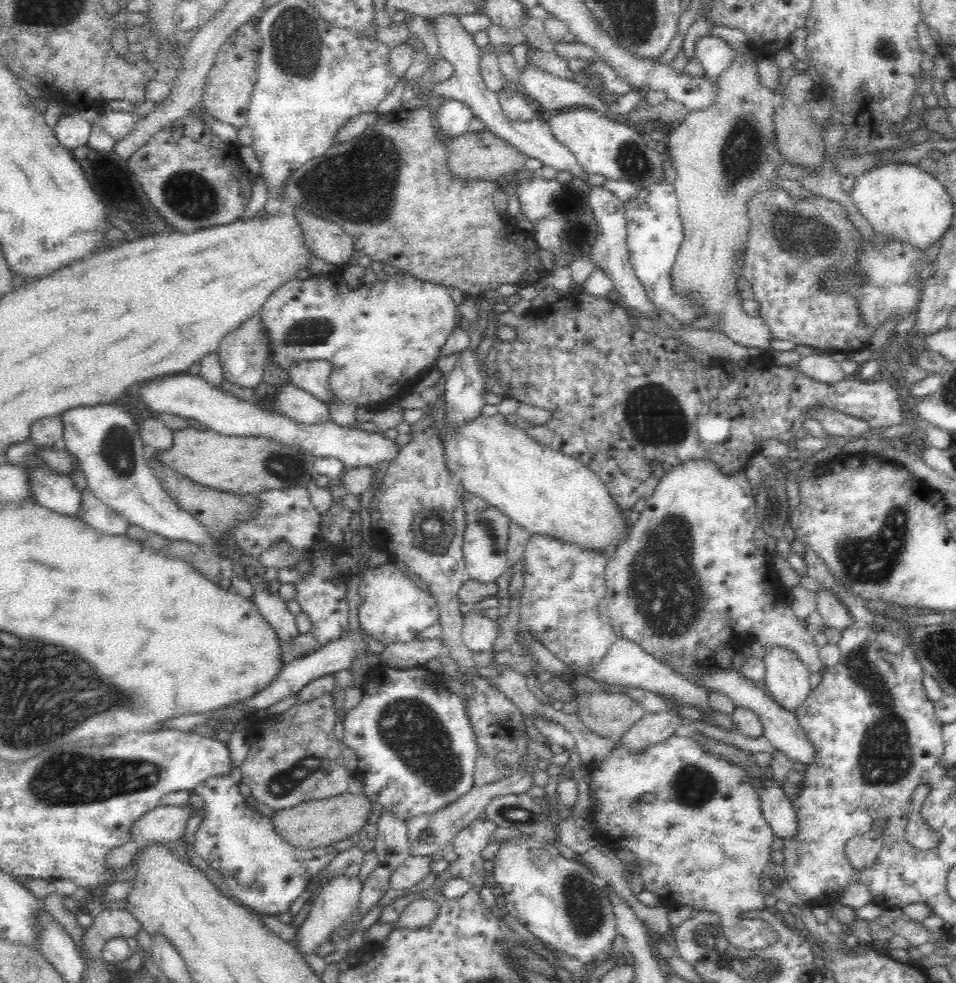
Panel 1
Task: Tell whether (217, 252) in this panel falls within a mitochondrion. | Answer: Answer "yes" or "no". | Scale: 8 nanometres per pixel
no

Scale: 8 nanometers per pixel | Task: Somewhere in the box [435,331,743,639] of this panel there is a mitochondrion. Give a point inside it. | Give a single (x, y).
(654, 416)

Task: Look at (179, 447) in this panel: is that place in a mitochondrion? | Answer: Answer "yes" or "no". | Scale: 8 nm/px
no

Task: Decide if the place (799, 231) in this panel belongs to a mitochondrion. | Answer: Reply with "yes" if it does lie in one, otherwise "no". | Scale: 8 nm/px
yes

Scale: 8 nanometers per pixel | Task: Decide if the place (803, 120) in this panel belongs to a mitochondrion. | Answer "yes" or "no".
no

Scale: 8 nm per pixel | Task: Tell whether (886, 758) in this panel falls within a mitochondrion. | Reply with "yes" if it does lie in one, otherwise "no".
yes

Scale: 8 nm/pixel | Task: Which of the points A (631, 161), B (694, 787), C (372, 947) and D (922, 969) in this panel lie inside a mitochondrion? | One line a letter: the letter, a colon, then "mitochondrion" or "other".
A: mitochondrion
B: mitochondrion
C: other
D: other

